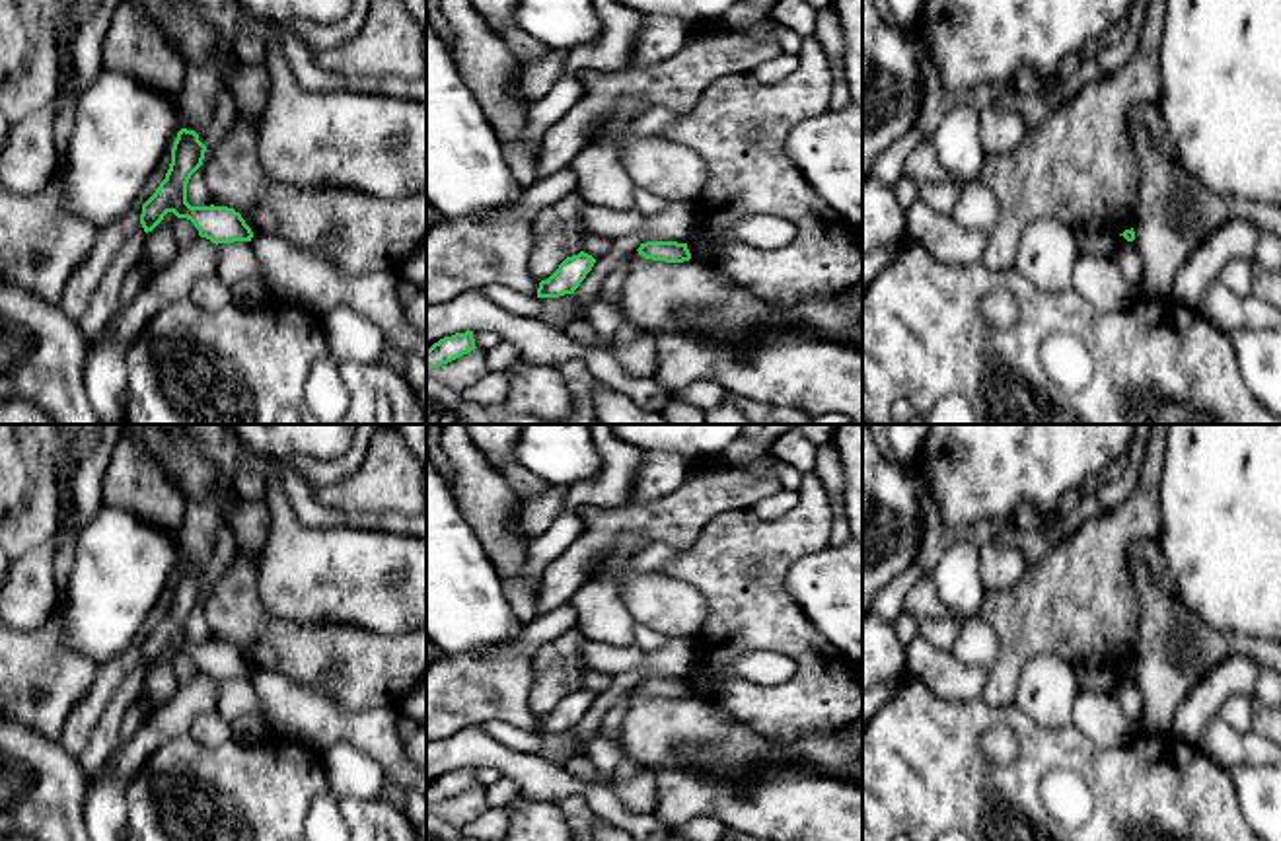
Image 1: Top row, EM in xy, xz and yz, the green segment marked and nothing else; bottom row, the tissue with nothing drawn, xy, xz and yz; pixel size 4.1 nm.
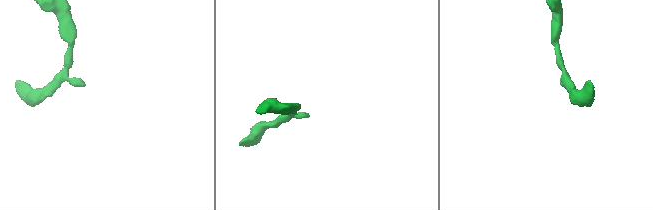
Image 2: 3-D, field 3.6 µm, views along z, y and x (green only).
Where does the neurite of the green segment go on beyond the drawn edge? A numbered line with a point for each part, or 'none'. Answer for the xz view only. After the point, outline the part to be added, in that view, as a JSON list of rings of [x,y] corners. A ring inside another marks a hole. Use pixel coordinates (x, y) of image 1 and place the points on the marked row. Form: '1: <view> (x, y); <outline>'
none

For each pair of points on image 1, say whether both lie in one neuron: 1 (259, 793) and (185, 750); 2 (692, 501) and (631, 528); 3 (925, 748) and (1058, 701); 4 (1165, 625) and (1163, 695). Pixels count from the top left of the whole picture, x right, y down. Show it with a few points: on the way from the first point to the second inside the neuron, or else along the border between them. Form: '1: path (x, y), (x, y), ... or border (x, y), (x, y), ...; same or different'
1: path (242, 793), (226, 791), (203, 767); same
2: path (676, 516), (647, 522); same
3: border (1013, 701), (1042, 725), (1069, 725); different
4: path (1165, 643), (1163, 678); same

